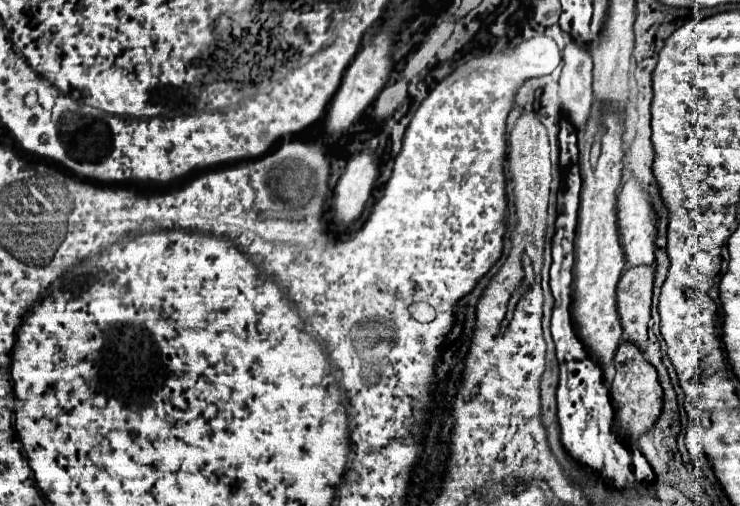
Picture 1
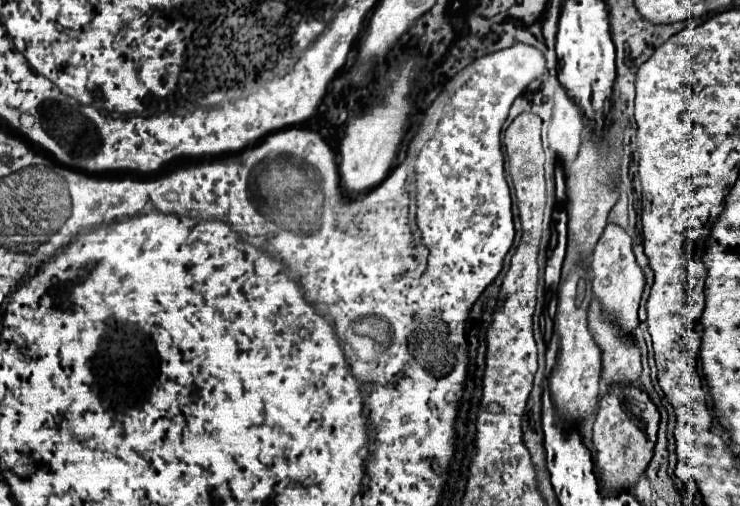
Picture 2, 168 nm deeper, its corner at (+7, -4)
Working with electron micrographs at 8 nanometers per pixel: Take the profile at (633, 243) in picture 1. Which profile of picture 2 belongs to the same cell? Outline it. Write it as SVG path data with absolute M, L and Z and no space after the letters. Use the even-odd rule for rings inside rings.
M607 223L603 235L599 237L593 255L591 255L591 275L593 275L593 293L601 301L605 313L615 321L623 331L633 333L639 325L637 309L645 287L645 275L633 255L633 239L617 223Z

